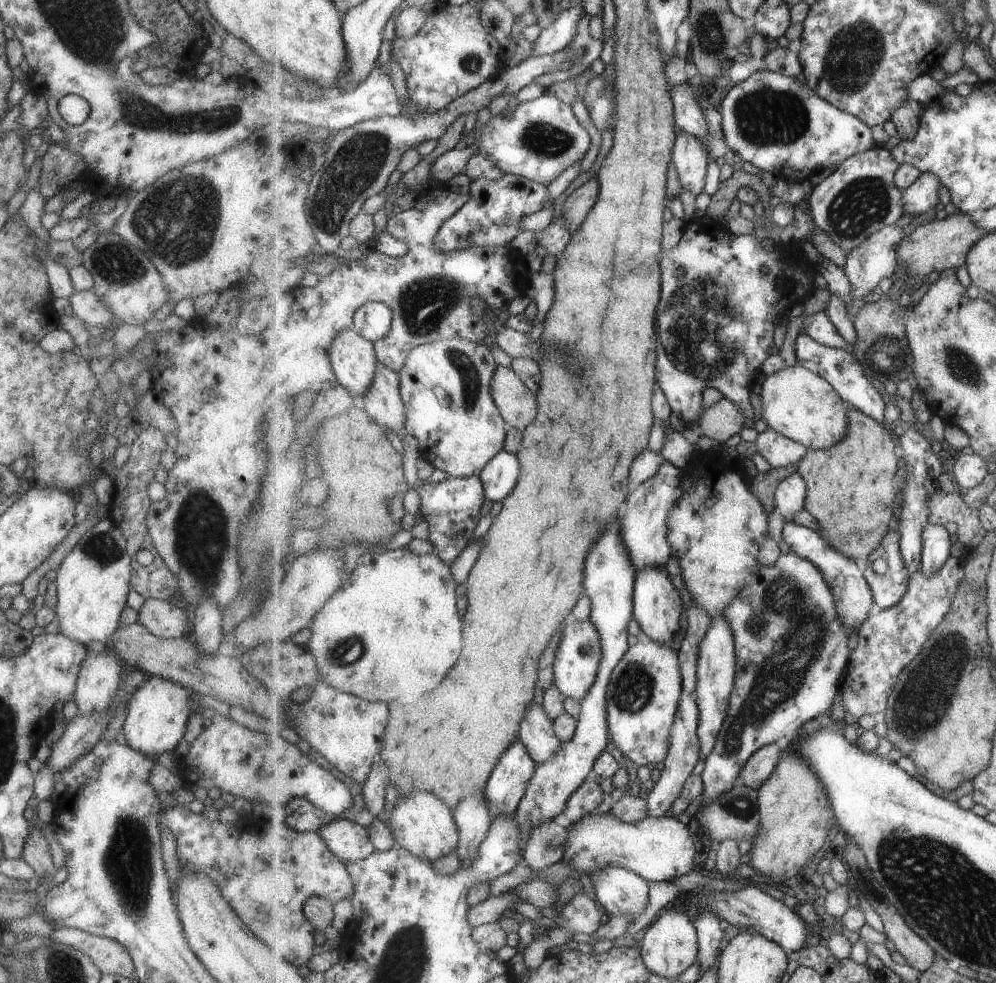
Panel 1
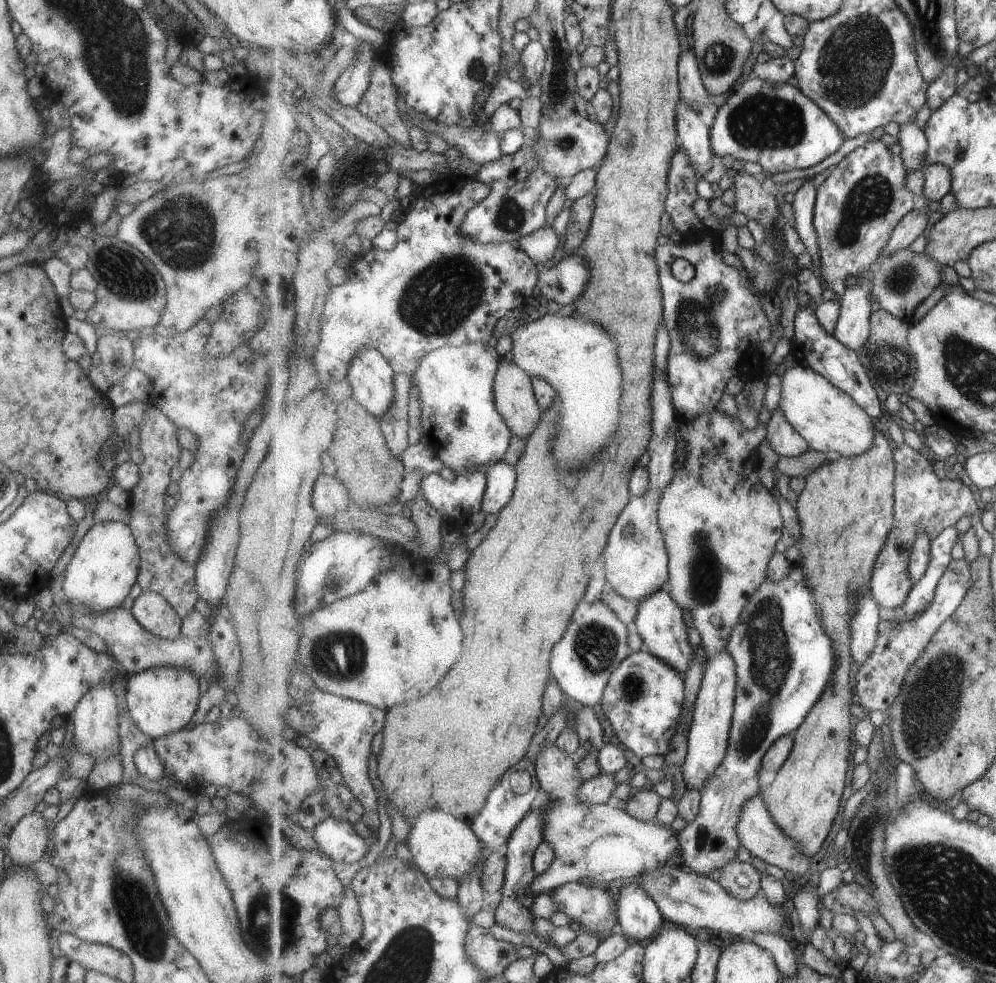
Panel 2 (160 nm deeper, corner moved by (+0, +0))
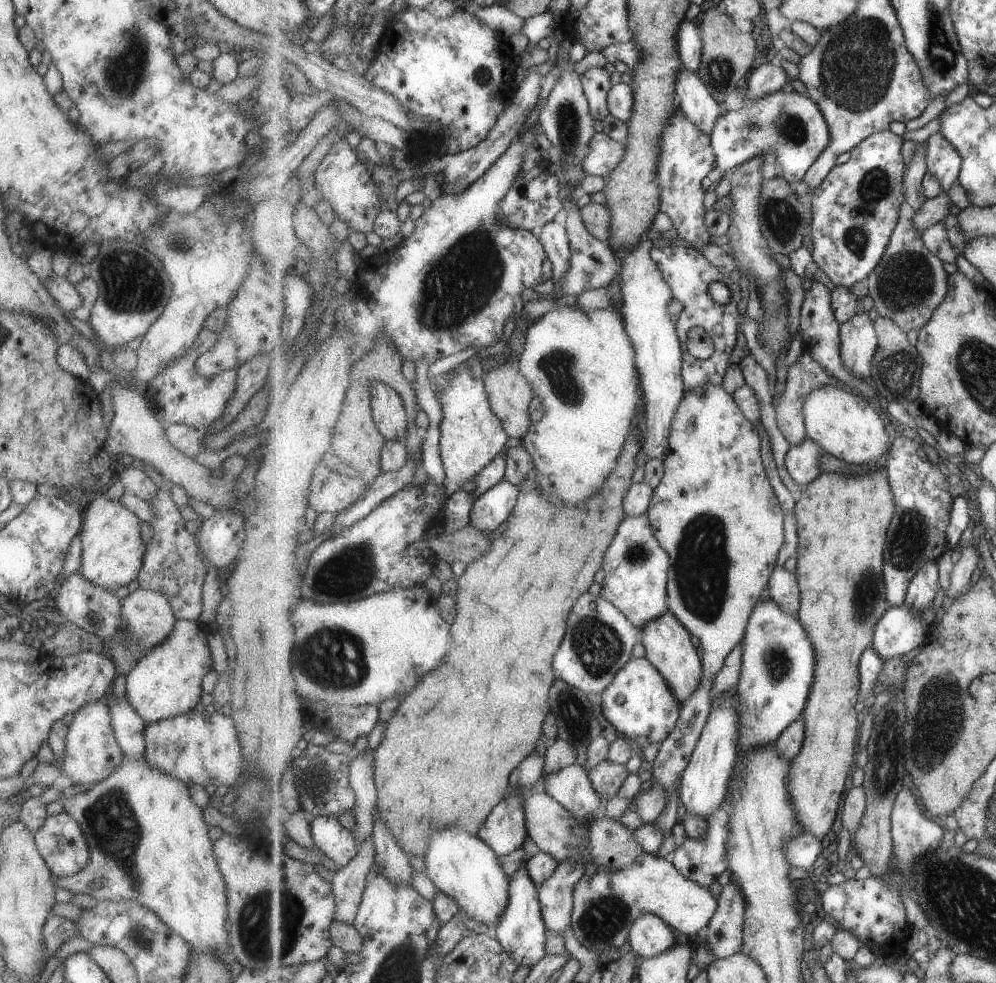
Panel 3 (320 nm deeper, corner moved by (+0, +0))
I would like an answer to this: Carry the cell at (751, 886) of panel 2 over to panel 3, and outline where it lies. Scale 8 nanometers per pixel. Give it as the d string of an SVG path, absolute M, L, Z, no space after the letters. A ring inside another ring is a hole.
M733 882L722 888L718 899L718 912L703 935L716 958L724 959L742 952L746 900Z

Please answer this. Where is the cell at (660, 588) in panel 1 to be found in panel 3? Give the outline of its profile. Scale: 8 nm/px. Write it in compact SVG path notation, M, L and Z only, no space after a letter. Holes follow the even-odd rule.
M671 610L663 616L651 621L641 633L641 642L645 648L645 656L654 664L673 687L674 694L682 706L702 685L703 659L697 652L697 642L690 630L673 614Z

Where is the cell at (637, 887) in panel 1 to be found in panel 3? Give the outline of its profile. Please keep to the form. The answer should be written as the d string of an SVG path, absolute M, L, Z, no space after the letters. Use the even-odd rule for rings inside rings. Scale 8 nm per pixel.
M641 915L630 928L628 948L639 954L643 960L656 957L675 944L677 944L675 932L658 916Z

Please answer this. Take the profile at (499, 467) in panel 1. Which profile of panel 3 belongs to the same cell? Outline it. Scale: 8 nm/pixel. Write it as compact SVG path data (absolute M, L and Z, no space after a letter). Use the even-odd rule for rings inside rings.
M501 481L491 490L483 493L473 503L470 514L470 525L477 530L494 534L503 522L507 521L517 506L520 487L511 482Z

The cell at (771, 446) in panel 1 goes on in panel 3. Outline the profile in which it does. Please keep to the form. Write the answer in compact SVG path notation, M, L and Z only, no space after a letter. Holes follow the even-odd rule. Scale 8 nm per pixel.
M805 351L801 353L801 356L789 366L789 371L786 379L786 387L779 402L776 405L778 425L781 432L785 435L785 438L791 443L791 446L800 445L803 440L808 436L808 428L806 425L806 418L804 415L804 406L807 397L813 391L823 388L825 385L831 385L845 391L849 391L853 394L861 396L862 392L854 389L852 386L841 382L841 379L831 376L826 368L811 354L811 351Z

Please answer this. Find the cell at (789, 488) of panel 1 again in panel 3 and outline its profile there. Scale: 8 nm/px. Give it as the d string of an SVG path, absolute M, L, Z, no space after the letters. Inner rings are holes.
M809 436L800 445L791 447L786 456L786 467L792 479L807 488L823 473L820 464L825 454L826 450Z

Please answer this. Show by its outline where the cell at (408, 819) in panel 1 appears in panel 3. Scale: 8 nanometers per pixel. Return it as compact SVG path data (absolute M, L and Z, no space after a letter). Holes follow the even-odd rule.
M447 828L437 833L433 833L432 840L428 846L428 851L424 862L426 873L437 885L439 891L452 896L457 904L463 909L472 920L480 924L486 923L488 926L496 927L501 915L505 912L510 901L510 886L512 877L506 873L499 855L483 839L469 834L467 831L457 828Z

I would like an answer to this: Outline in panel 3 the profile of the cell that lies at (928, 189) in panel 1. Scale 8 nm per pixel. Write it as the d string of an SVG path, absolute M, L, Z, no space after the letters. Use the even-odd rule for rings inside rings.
M943 133L929 135L923 145L926 146L928 172L941 181L944 192L949 190L960 177L961 153Z

